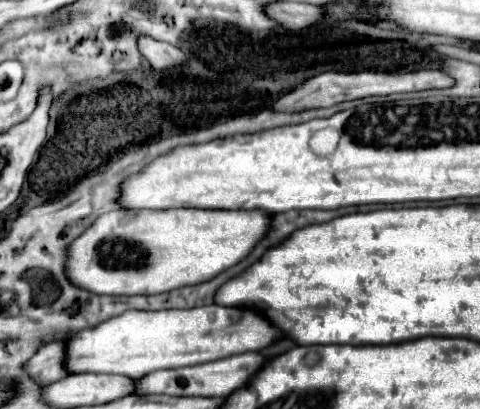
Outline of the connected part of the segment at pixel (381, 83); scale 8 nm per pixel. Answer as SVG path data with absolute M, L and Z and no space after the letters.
M362 70L362 72L324 72L320 76L314 76L312 80L304 82L300 88L292 90L292 94L284 96L276 108L278 110L306 110L306 108L322 108L322 106L334 106L344 100L356 100L364 96L384 96L384 94L396 94L396 92L420 92L420 90L440 90L450 88L454 80L440 72L440 70L416 70L406 74L394 74L394 72L376 72L376 70Z

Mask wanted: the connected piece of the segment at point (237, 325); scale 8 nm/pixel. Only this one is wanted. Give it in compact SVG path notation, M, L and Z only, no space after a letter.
M200 306L190 310L158 310L158 312L144 312L144 310L126 310L120 316L100 322L94 328L80 330L66 342L66 356L64 368L68 374L120 374L128 378L142 378L154 370L174 368L166 364L202 364L212 362L218 358L226 358L240 352L258 352L260 348L270 346L278 340L278 330L274 330L262 314L246 308L224 308L224 306Z

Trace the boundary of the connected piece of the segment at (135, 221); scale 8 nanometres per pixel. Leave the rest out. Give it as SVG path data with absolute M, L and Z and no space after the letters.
M114 210L102 214L66 248L66 278L92 294L134 296L162 294L174 288L206 282L222 270L238 264L266 234L268 214L242 214L240 210Z

